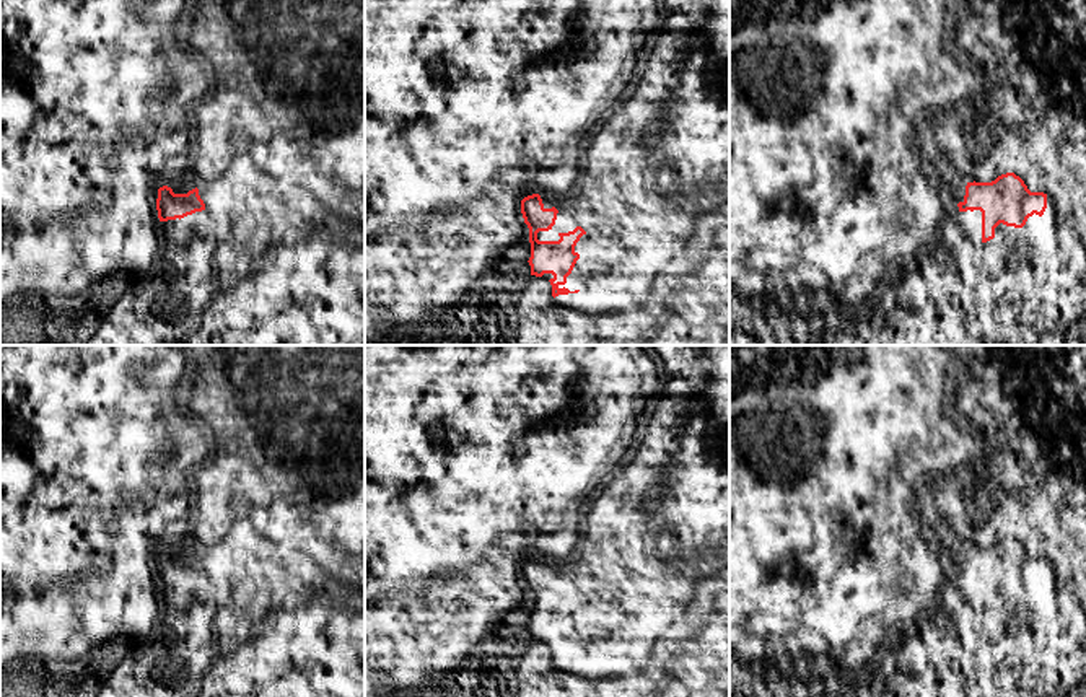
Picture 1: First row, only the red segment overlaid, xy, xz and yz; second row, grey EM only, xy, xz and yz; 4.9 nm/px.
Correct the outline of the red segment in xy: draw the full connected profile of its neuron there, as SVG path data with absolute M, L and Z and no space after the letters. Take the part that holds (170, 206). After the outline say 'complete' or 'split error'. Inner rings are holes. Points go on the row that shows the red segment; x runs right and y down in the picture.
M168 186L160 187L156 210L160 221L181 220L189 215L190 223L195 225L199 220L207 220L210 217L197 187L187 194L174 194Z; split error

